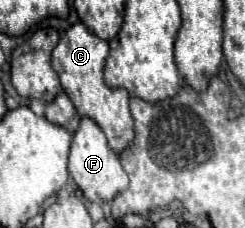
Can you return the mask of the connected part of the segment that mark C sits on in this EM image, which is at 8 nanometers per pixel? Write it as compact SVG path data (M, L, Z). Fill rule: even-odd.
M83 23L71 25L63 35L59 45L53 49L53 69L59 73L63 91L69 95L73 105L77 105L79 115L91 117L107 135L109 147L121 153L133 139L133 119L129 113L129 93L125 89L111 89L103 81L103 65L109 53L109 43L91 33Z

